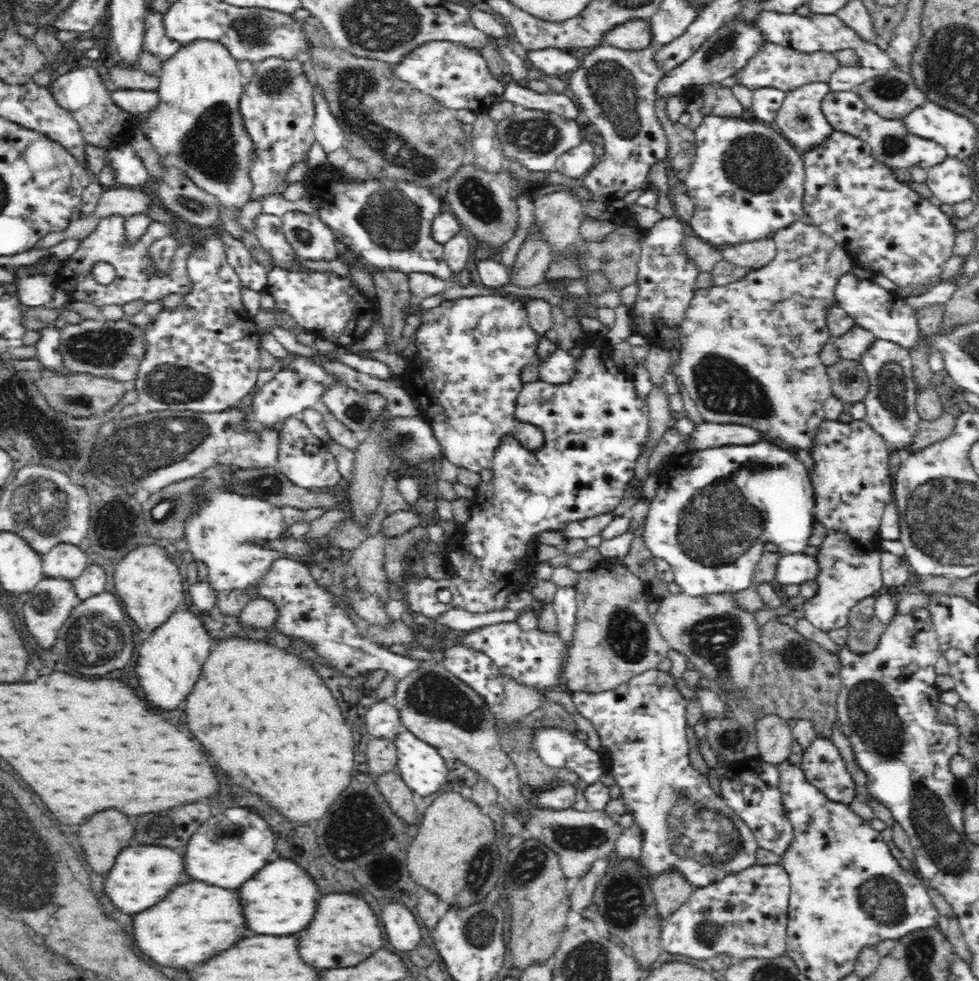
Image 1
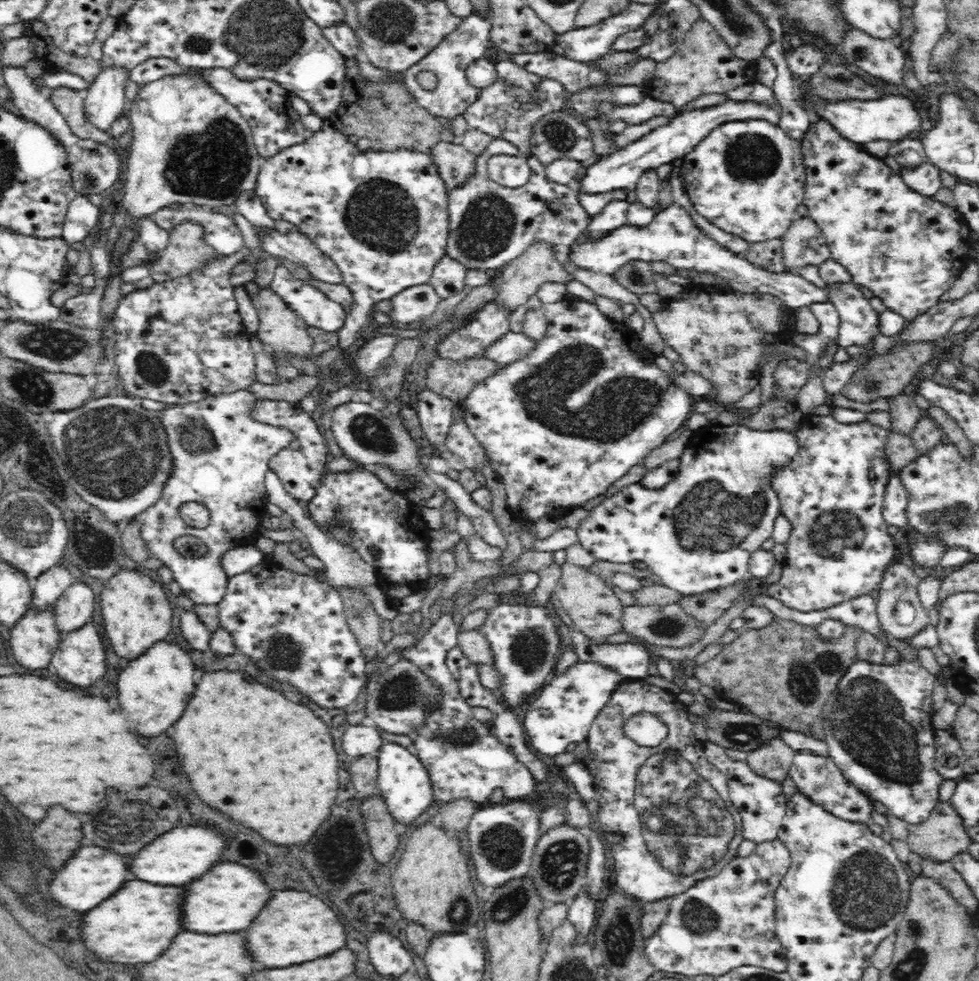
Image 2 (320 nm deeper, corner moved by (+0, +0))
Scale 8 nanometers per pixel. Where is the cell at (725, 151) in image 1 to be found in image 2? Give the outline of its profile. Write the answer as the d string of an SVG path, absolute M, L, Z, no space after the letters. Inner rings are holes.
M762 119L731 121L720 124L720 126L714 128L706 138L698 143L690 153L682 157L680 173L682 173L682 179L684 179L684 185L686 185L686 195L690 198L696 211L704 216L704 218L708 218L712 224L721 228L724 232L735 234L748 243L766 242L766 240L774 240L776 238L781 239L786 234L788 228L790 228L790 225L792 225L792 222L800 217L796 213L796 209L805 200L807 176L803 161L803 152L801 151L801 143L786 135L786 132L777 124L772 124Z

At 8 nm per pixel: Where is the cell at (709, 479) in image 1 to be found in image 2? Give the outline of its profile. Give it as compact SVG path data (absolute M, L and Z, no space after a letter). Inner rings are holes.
M742 423L707 424L692 434L691 445L683 455L685 461L673 481L660 489L649 489L641 483L622 487L591 509L577 530L581 546L600 561L645 563L651 574L660 577L660 584L686 596L712 592L746 580L751 577L750 560L773 536L775 520L782 515L772 478L794 460L798 450L797 437L792 432L754 430Z

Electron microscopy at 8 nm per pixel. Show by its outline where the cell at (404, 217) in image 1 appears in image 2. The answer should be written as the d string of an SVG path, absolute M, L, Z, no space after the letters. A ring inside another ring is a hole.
M324 125L302 144L266 159L255 190L272 218L289 221L304 231L339 268L344 286L351 292L351 305L344 326L338 331L338 347L343 350L356 345L358 332L367 325L374 304L411 286L428 284L434 267L447 254L449 194L427 154L404 148L378 153L362 151L347 136Z

